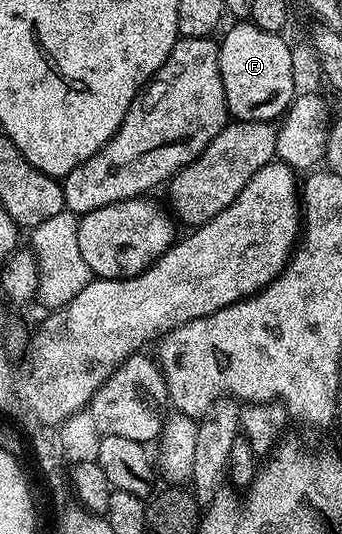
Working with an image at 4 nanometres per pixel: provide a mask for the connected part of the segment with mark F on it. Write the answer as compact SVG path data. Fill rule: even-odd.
M235 22L218 41L221 82L227 111L237 120L275 122L290 107L297 95L295 60L291 48L278 32L266 32L250 22Z

